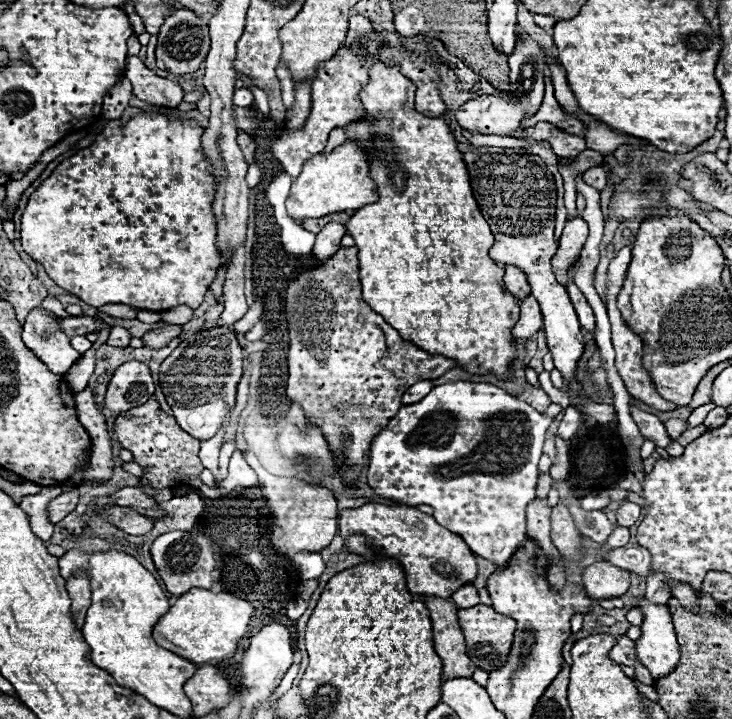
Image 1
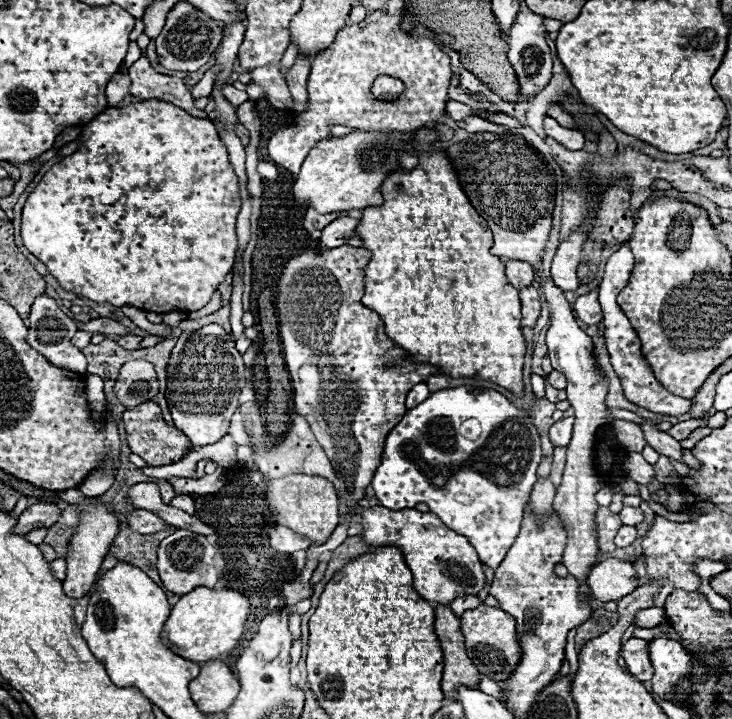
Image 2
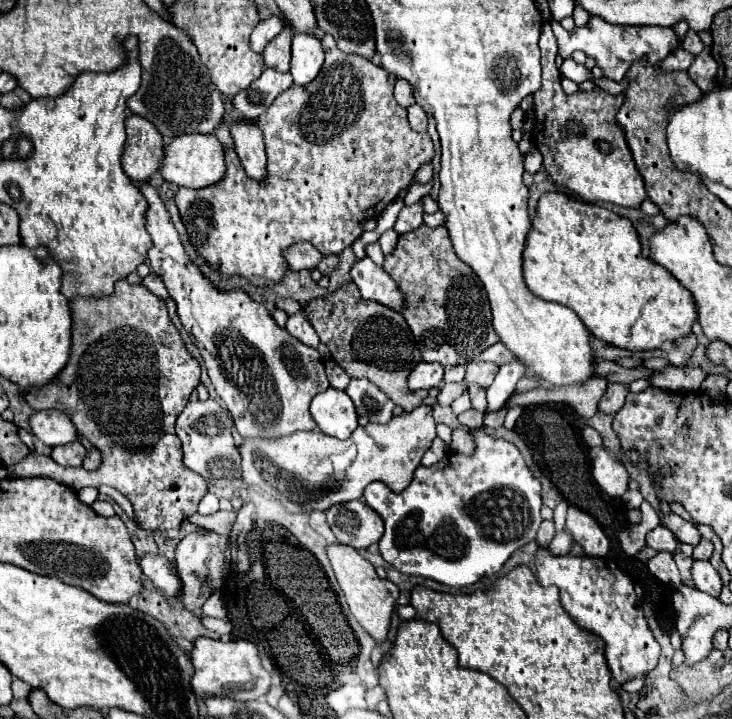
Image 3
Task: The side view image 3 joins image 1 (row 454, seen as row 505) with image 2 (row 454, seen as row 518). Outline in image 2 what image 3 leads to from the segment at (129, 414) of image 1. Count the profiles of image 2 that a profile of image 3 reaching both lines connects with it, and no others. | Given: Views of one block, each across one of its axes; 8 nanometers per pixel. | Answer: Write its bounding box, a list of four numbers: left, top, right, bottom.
[124,402,192,466]

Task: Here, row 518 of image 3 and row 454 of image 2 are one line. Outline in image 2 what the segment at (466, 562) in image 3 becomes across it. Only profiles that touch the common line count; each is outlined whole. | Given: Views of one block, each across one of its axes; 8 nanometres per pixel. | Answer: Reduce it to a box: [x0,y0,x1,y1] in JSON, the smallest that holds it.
[372,386,542,568]

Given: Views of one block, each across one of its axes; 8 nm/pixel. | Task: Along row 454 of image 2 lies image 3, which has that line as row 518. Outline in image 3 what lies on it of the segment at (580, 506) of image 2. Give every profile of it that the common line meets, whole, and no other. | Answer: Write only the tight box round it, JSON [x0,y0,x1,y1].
[566,506,608,556]

